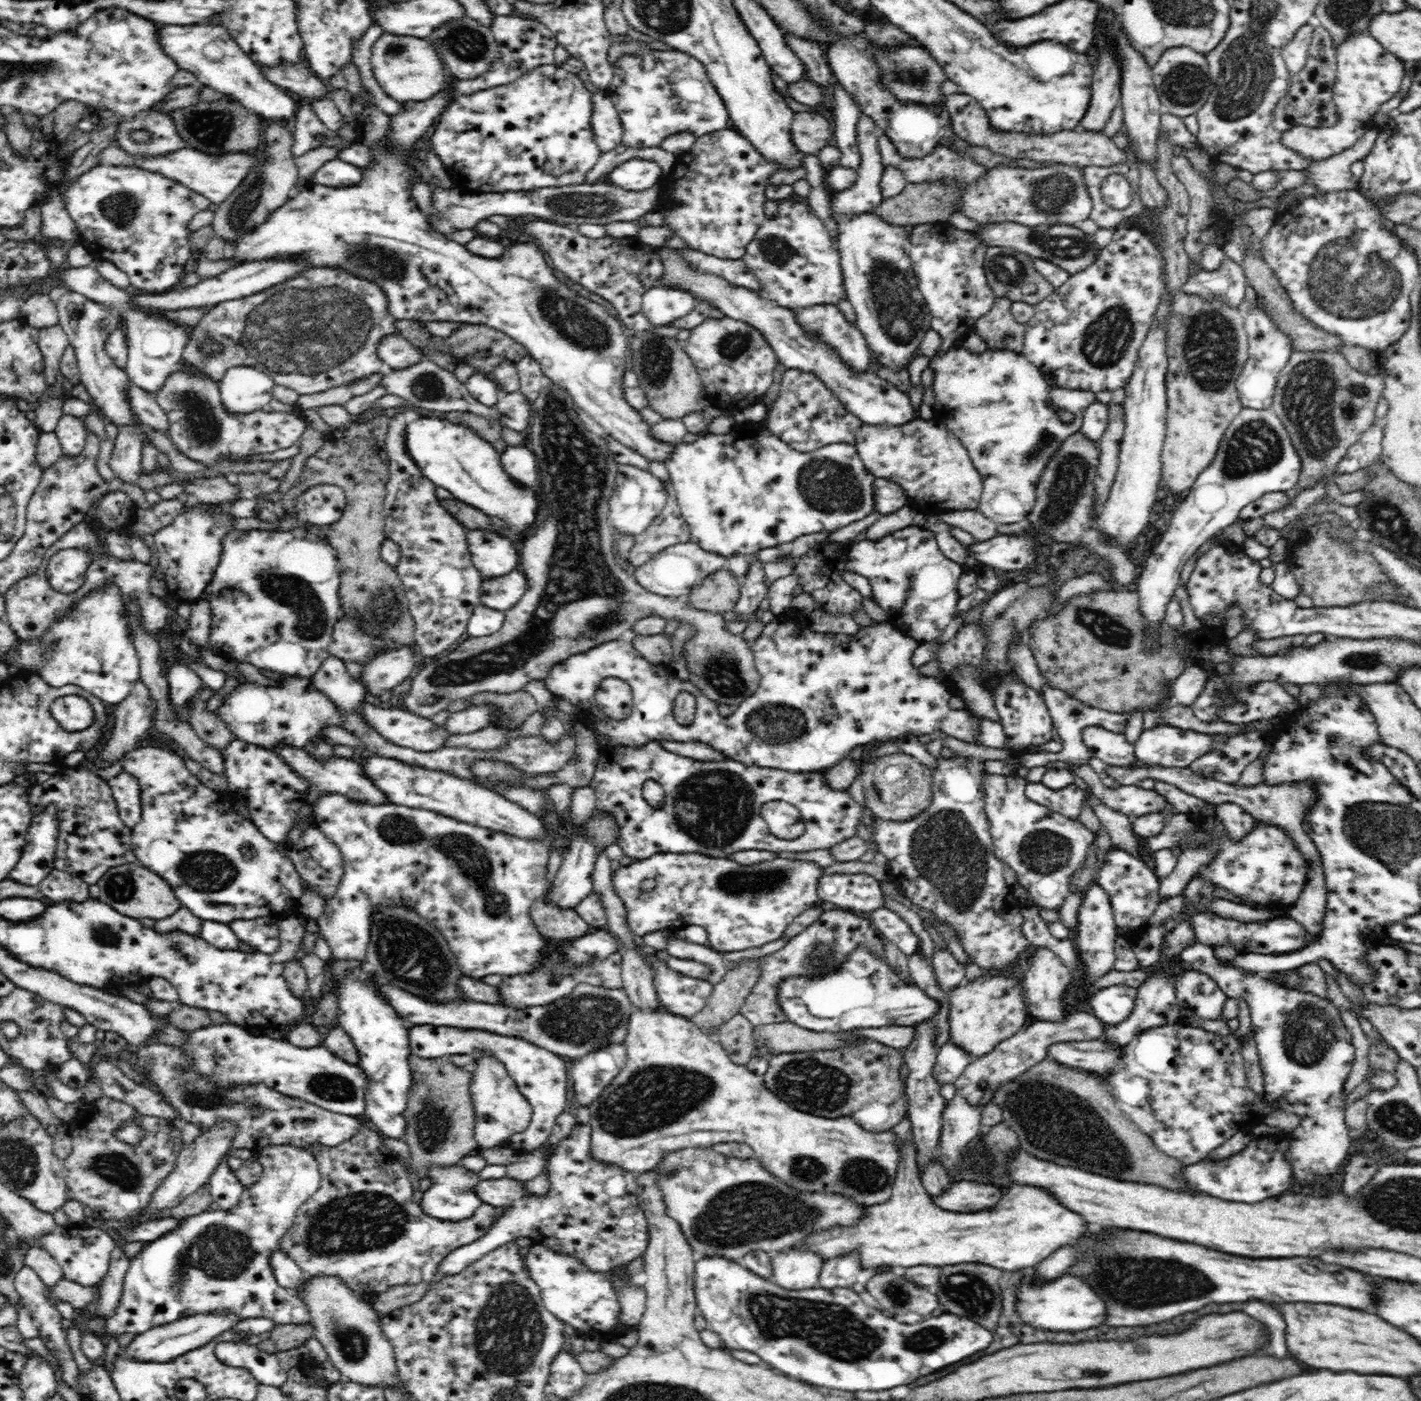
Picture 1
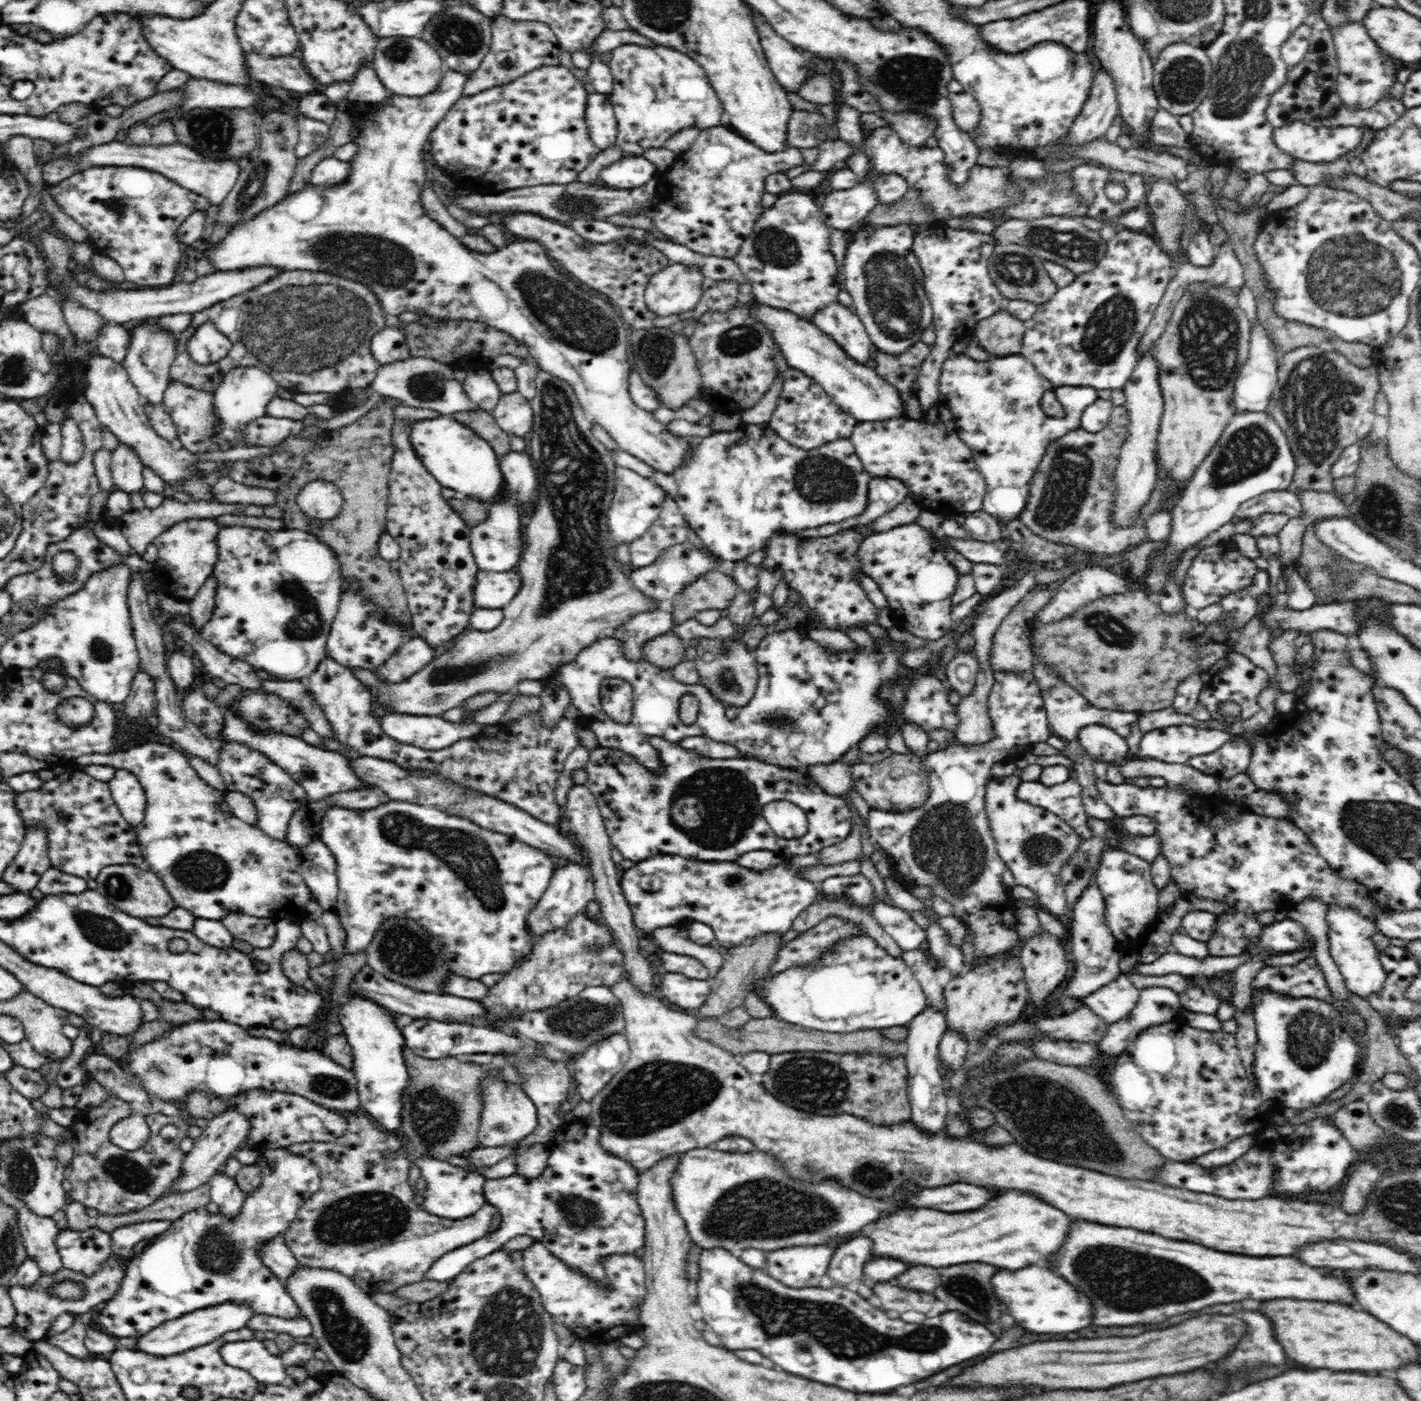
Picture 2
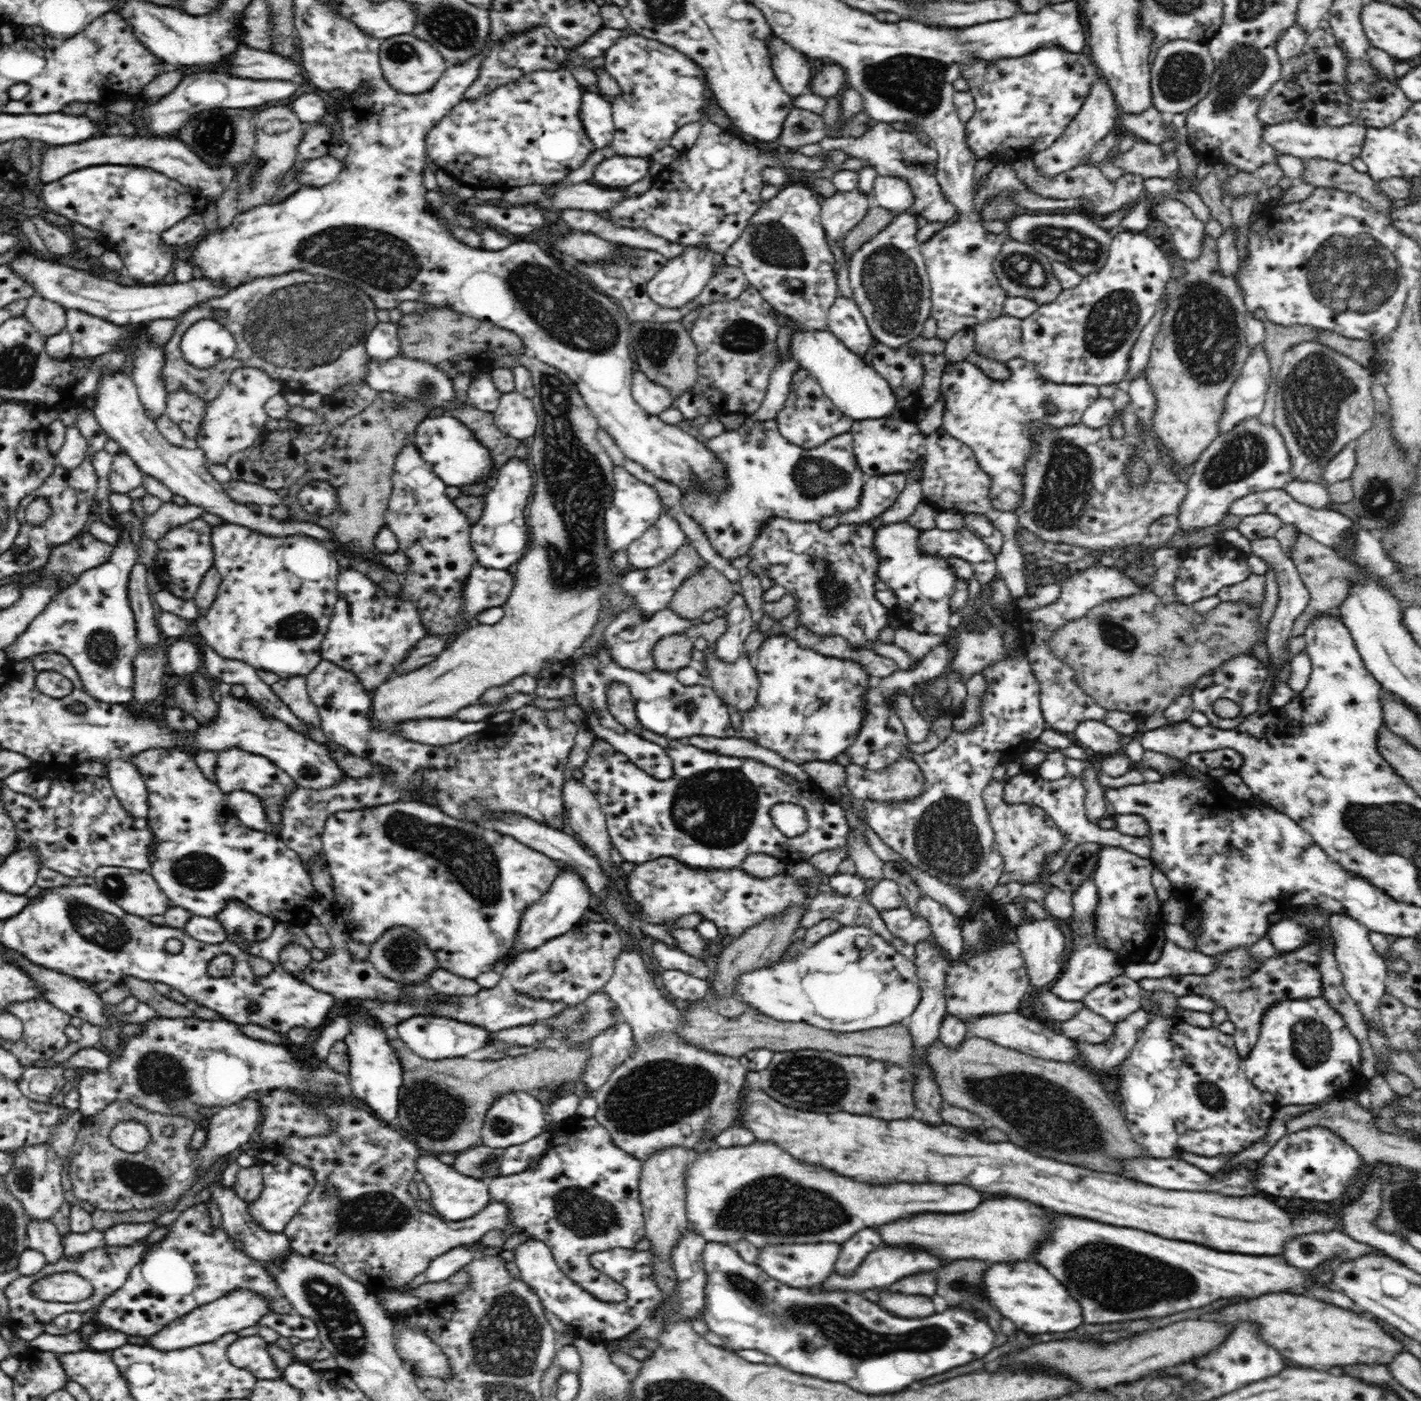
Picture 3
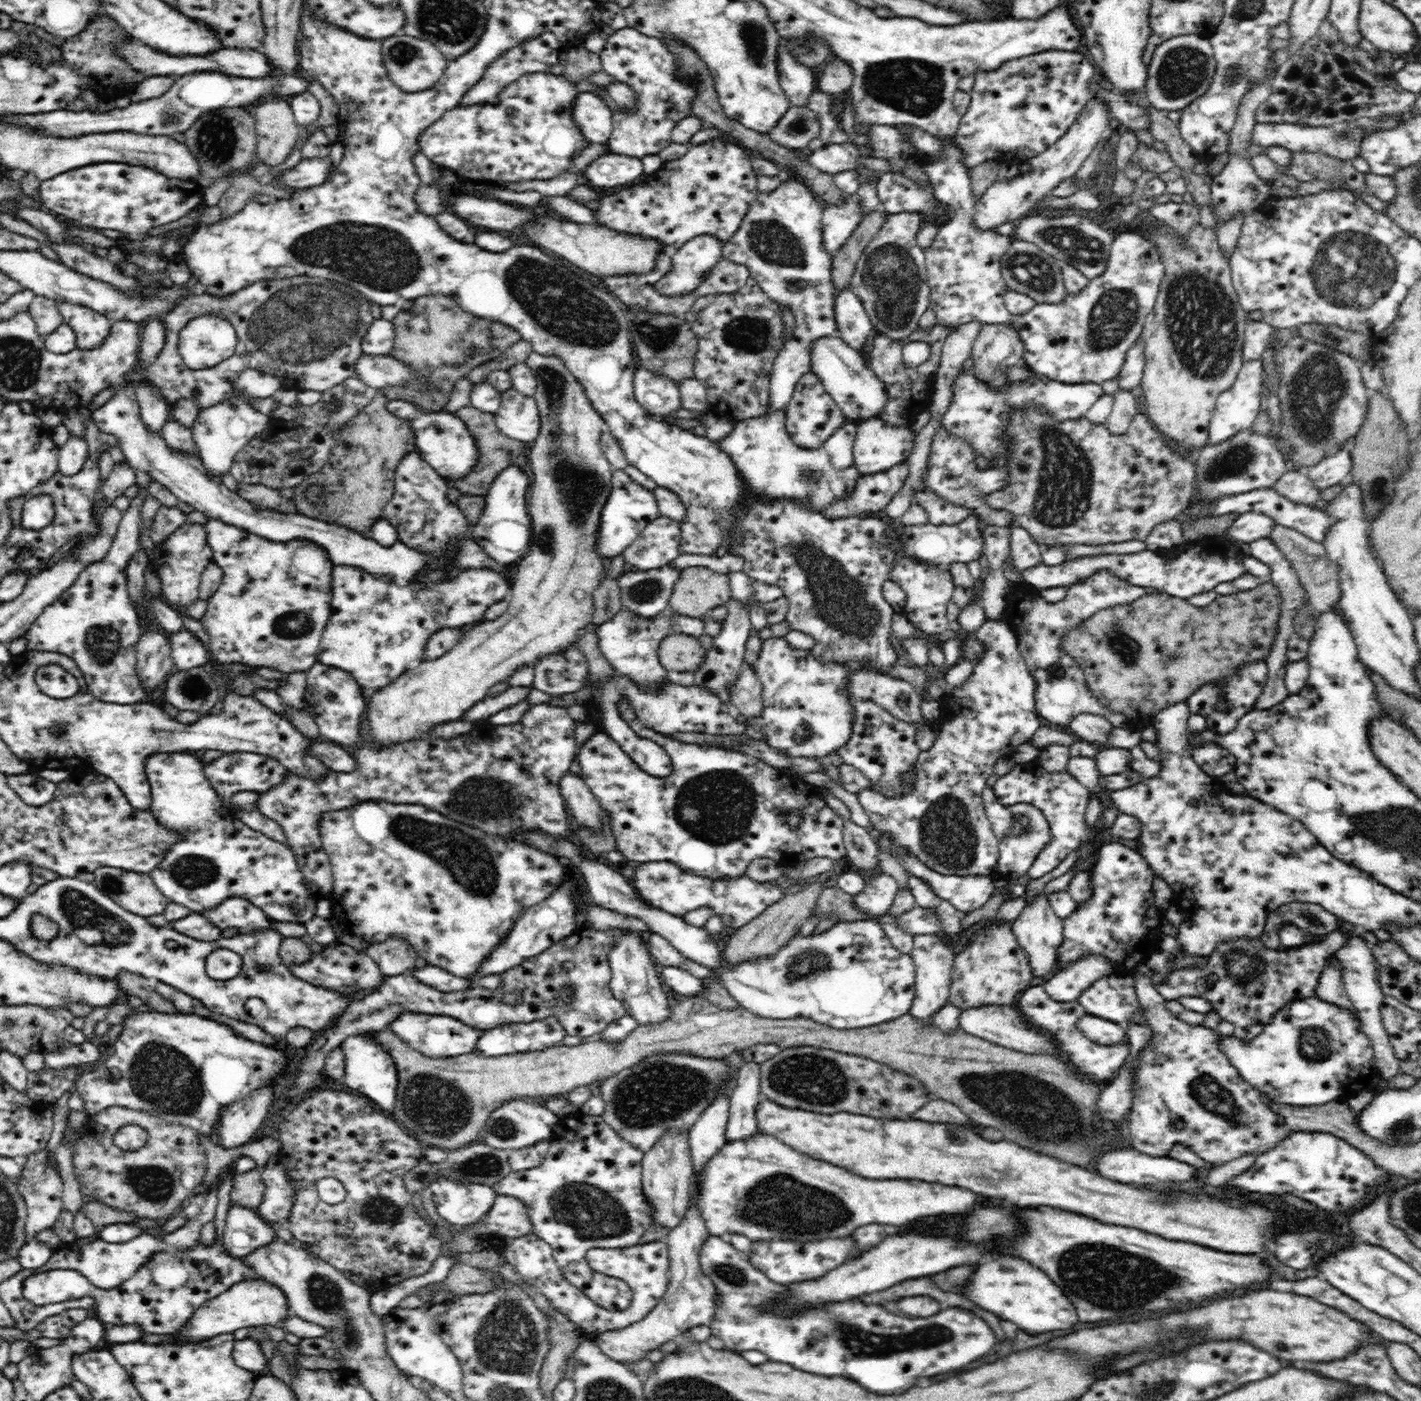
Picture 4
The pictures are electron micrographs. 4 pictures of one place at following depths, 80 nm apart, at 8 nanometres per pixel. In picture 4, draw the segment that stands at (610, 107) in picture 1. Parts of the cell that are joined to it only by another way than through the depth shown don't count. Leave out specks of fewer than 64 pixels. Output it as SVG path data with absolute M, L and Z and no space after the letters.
M580 93L572 118L588 143L605 145L613 131L613 112L606 102L594 93Z

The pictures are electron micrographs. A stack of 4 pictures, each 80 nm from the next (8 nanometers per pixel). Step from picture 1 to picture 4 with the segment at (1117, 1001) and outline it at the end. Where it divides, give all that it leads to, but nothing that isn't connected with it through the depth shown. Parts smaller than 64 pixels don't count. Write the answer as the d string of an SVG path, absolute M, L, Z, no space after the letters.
M1132 974L1101 978L1078 1001L1088 1014L1124 1024L1141 1007Z

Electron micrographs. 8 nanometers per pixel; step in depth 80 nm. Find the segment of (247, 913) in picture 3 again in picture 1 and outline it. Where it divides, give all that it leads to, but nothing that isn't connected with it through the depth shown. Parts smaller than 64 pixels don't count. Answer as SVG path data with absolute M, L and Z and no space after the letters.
M272 916L250 920L234 920L229 924L238 939L263 954L277 954L280 948L280 919Z

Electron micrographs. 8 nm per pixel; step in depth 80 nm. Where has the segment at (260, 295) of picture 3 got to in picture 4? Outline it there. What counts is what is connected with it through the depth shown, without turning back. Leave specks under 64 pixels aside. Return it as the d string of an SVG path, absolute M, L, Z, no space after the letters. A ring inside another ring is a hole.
M304 274L290 278L262 279L245 289L228 296L216 297L206 292L182 299L169 315L158 318L165 324L166 340L155 361L140 371L139 376L147 378L169 403L174 404L179 398L193 398L202 409L210 408L222 402L230 392L236 376L246 369L256 369L275 377L284 383L286 390L316 390L324 393L347 378L357 377L355 366L364 354L361 342L367 328L374 318L370 308L372 303L351 286L320 277ZM202 315L218 315L228 319L237 336L235 353L212 368L195 371L188 368L180 356L178 341L180 331L192 320Z

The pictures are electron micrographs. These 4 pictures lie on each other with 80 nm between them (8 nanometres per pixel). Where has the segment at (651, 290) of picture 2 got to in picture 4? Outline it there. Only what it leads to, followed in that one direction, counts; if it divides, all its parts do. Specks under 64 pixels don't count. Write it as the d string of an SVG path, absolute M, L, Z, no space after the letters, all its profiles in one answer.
M702 235L676 248L671 267L654 289L658 295L683 297L703 284L707 274L722 259L723 244L716 237Z

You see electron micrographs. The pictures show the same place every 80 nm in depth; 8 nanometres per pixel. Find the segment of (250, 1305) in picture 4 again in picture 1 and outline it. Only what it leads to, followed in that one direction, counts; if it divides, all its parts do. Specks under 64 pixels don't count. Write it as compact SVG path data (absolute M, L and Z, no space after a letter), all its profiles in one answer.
M224 1313L223 1315L206 1315L195 1314L188 1318L157 1326L142 1334L136 1335L134 1339L124 1348L120 1357L124 1359L132 1359L138 1362L156 1362L165 1363L186 1354L191 1350L196 1350L210 1340L214 1340L218 1334L234 1328L238 1322L238 1317L234 1317L234 1313Z

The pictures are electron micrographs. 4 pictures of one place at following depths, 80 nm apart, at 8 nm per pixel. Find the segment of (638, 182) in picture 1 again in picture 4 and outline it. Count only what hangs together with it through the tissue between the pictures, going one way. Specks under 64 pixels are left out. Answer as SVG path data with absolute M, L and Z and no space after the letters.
M610 152L593 160L584 175L587 184L599 190L634 184L645 173L642 159Z

